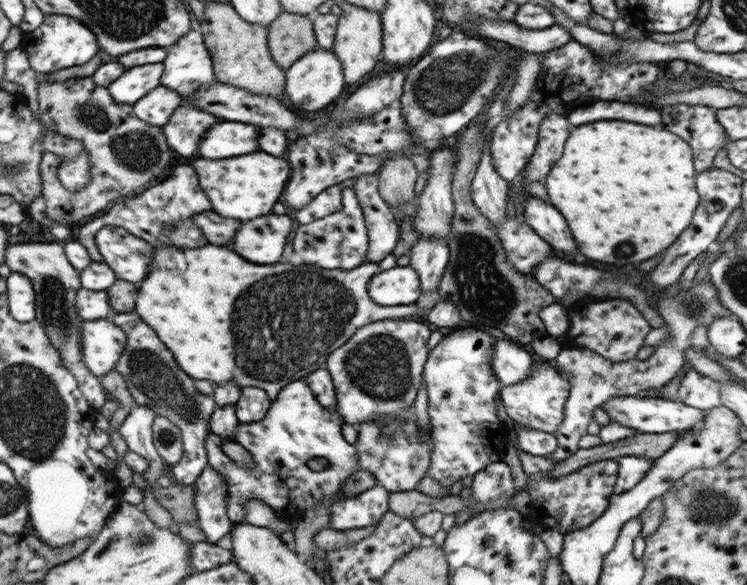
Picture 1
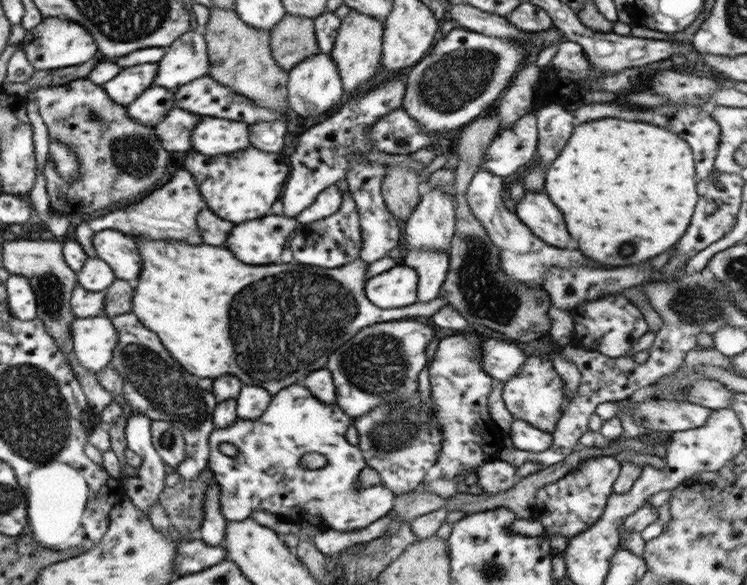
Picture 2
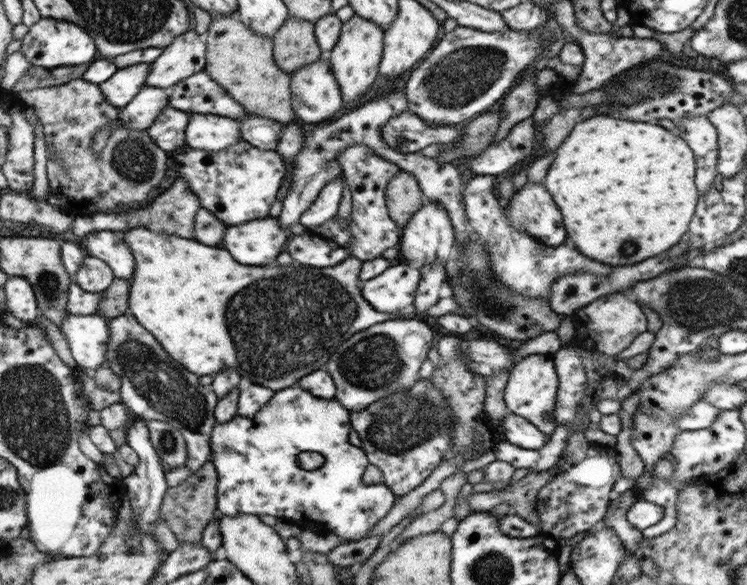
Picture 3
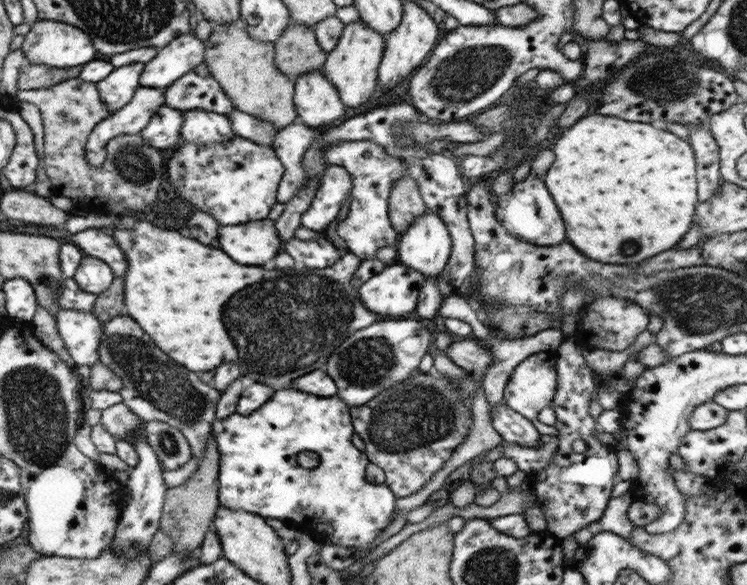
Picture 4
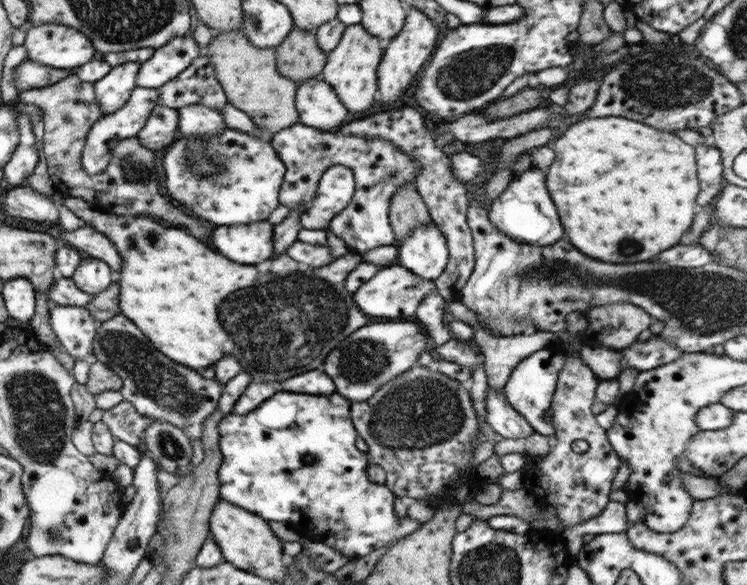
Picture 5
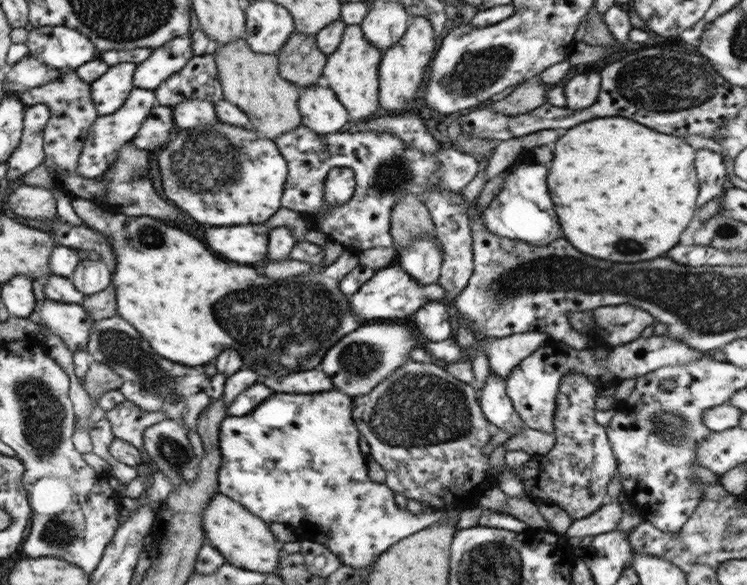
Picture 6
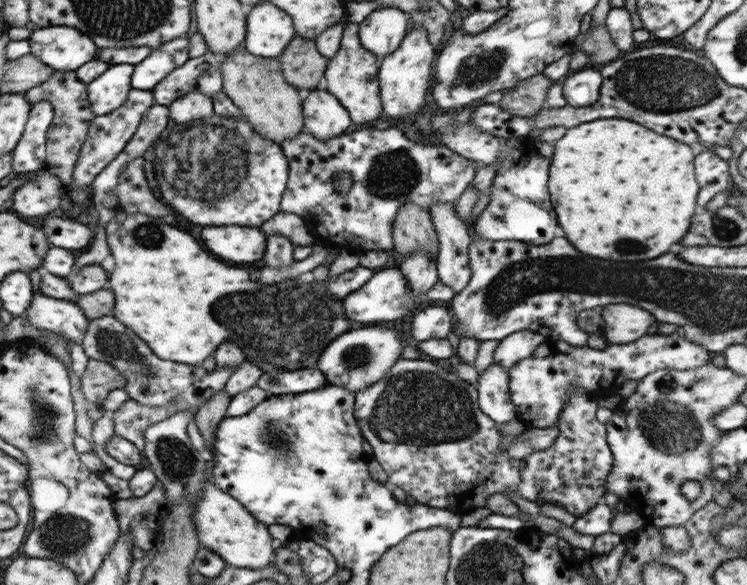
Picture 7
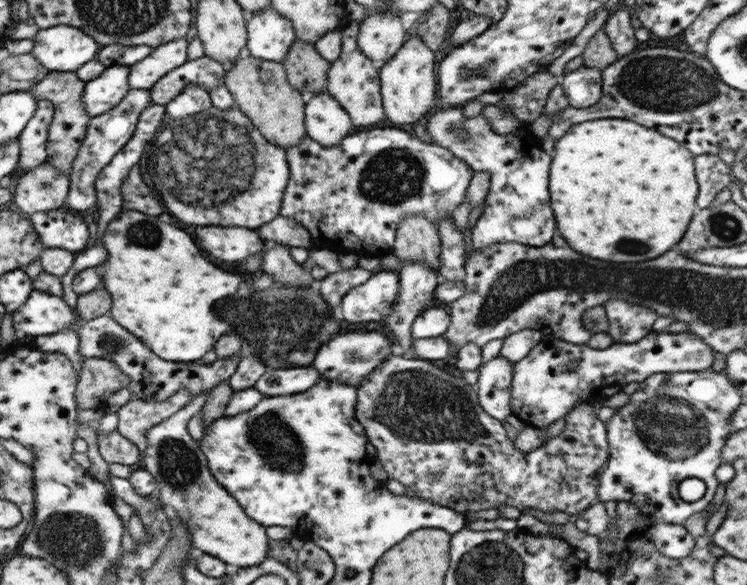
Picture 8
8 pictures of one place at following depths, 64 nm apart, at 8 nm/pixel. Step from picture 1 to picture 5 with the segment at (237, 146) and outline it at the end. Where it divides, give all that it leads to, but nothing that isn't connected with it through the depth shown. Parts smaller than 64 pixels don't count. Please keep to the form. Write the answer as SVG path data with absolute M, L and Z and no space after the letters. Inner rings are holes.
M193 104L177 110L179 110L179 132L183 134L185 140L215 138L227 128L223 116L217 110L211 110L209 106Z

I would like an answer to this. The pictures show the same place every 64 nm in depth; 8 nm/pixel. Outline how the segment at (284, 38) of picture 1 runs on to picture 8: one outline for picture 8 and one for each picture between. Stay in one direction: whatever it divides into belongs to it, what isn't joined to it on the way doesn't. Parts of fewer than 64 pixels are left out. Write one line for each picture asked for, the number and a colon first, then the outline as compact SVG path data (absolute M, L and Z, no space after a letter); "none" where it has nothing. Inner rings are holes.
2: M285 14L269 32L271 58L279 68L289 72L301 60L321 54L315 38L313 20Z
3: M287 18L271 40L275 64L285 74L293 74L301 66L307 66L323 58L323 52L319 50L315 38L315 24L309 20Z
4: M289 22L289 26L273 42L273 46L275 46L275 66L289 80L319 70L327 60L327 54L321 52L317 44L313 28L305 24Z
5: M293 28L283 42L275 48L275 60L277 60L277 72L295 84L301 84L303 80L319 78L327 54L319 50L317 38L309 30Z
6: M291 34L277 52L279 76L293 82L297 88L321 84L321 72L327 56L317 50L315 36Z
7: M295 36L277 60L281 64L283 78L297 90L305 88L313 92L315 88L323 86L327 58L317 52L317 44L313 40Z
8: M295 40L281 64L285 68L287 82L295 90L311 92L313 96L325 92L323 86L327 82L327 70L331 64L315 52L313 44Z

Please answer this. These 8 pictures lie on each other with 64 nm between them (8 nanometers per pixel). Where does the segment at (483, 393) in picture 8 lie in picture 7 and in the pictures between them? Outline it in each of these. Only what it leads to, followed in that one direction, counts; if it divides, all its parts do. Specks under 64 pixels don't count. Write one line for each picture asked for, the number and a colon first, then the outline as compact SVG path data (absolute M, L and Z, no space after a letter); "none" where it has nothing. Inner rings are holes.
7: M491 364L483 374L477 378L477 404L479 410L489 416L497 424L505 424L513 418L515 406L509 400L509 372L497 364Z

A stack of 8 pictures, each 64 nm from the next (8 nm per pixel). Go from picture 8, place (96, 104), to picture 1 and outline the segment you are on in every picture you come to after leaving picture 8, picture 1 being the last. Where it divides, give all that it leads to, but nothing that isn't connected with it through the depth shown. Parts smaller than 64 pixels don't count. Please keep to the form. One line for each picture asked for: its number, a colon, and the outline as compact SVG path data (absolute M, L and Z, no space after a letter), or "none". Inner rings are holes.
1: M143 64L125 70L117 80L113 80L109 86L105 86L111 94L111 98L117 104L133 106L137 100L145 98L147 92L153 88L161 86L161 76L163 76L163 64Z
2: M137 64L123 68L115 78L105 82L101 88L107 92L107 96L121 106L129 106L135 102L135 98L145 90L151 88L159 64Z
3: M133 64L133 66L121 68L109 80L97 86L111 106L123 108L137 96L141 88L145 88L145 76L151 70L149 66L151 64Z
4: M127 64L121 68L115 68L107 78L103 78L101 82L97 82L97 92L99 98L103 100L103 104L107 106L107 110L117 112L119 108L123 108L135 94L139 86L139 74L143 72L145 64Z
5: M121 64L117 68L111 68L101 80L93 84L95 100L105 116L127 104L131 92L137 88L135 74L139 74L139 66L141 64Z
6: M115 64L95 82L91 82L91 98L99 116L113 114L125 104L129 92L135 88L131 78L135 68L137 64Z
7: M115 64L87 84L87 100L95 116L111 114L127 100L133 70L133 64Z

